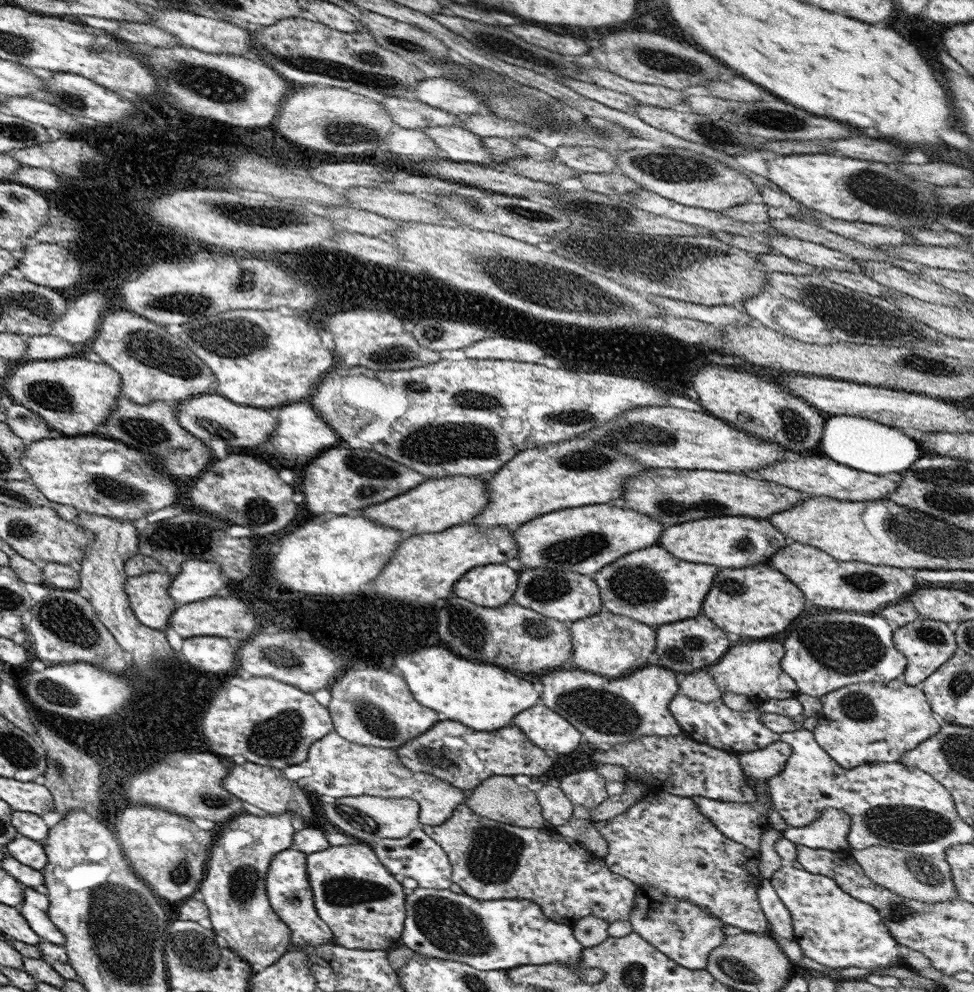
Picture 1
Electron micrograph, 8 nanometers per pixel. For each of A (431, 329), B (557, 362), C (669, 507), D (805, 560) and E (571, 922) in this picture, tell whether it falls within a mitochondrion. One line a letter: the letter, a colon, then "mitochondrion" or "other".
A: mitochondrion
B: mitochondrion
C: mitochondrion
D: other
E: other

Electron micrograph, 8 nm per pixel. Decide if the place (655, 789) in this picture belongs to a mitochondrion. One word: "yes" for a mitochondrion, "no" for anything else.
no

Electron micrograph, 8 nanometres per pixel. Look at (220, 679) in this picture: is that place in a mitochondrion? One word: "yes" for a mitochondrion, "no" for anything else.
no

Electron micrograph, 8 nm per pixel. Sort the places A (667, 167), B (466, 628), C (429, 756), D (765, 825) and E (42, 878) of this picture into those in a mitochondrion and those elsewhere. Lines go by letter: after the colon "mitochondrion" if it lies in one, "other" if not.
A: mitochondrion
B: mitochondrion
C: mitochondrion
D: other
E: other

